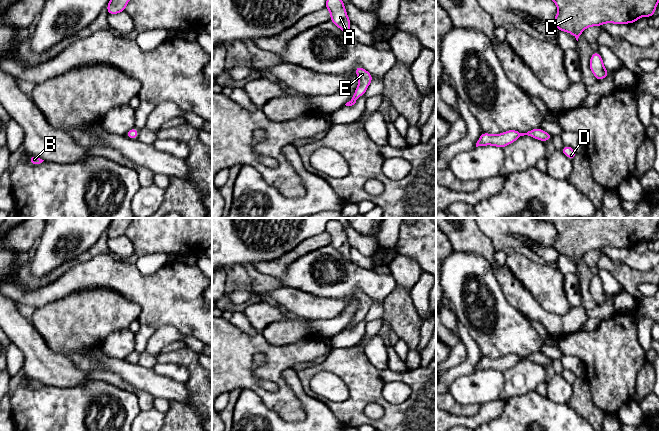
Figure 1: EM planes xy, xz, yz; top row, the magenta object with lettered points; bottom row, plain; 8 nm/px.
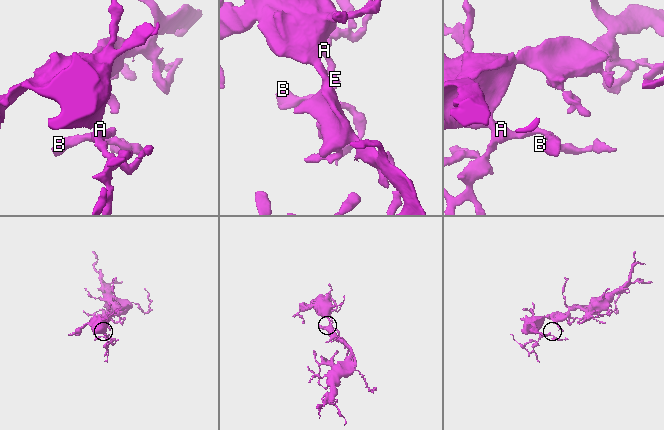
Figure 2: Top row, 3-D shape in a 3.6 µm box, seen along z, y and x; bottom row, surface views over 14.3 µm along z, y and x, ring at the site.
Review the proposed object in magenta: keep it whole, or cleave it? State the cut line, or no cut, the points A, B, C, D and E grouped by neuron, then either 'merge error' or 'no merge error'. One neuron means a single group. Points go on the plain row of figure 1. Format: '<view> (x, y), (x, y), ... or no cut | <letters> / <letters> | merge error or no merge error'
no cut | A B C D E | no merge error

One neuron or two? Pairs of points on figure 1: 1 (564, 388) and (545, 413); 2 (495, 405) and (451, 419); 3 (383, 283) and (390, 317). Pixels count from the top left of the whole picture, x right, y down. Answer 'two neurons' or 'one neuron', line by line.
1: two neurons
2: one neuron
3: two neurons

